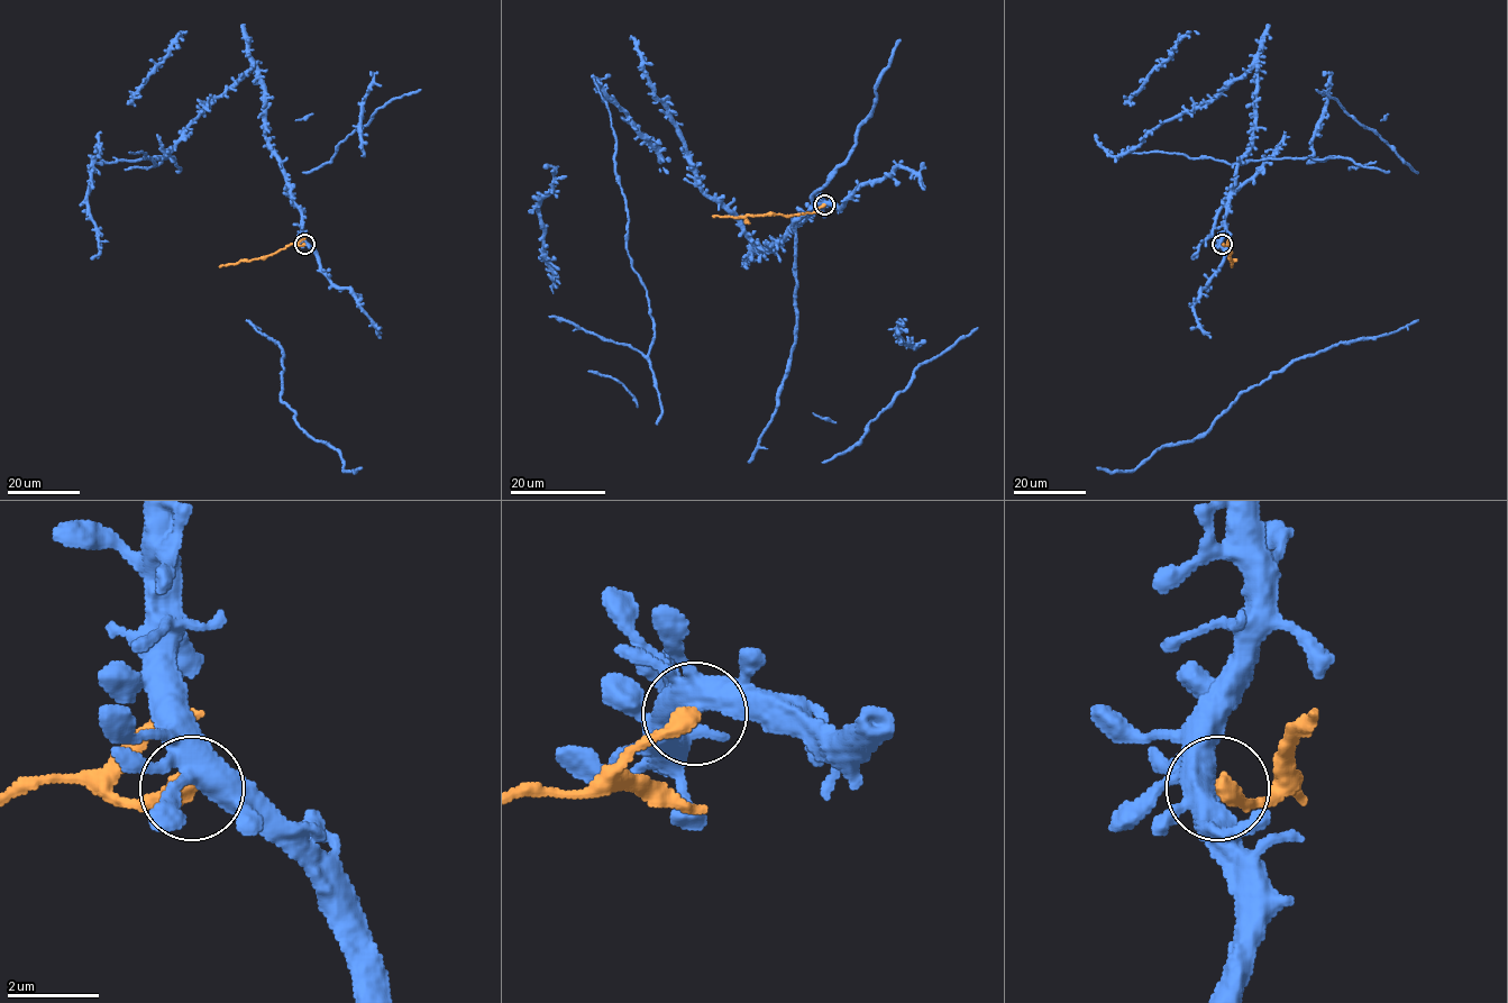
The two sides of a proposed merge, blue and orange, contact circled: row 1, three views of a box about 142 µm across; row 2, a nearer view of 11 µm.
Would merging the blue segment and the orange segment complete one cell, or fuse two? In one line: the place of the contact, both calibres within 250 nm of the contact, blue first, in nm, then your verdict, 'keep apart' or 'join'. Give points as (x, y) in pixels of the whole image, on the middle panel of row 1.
at (824, 204); 440 nm thick on the blue side, 400 nm on the other; keep apart

